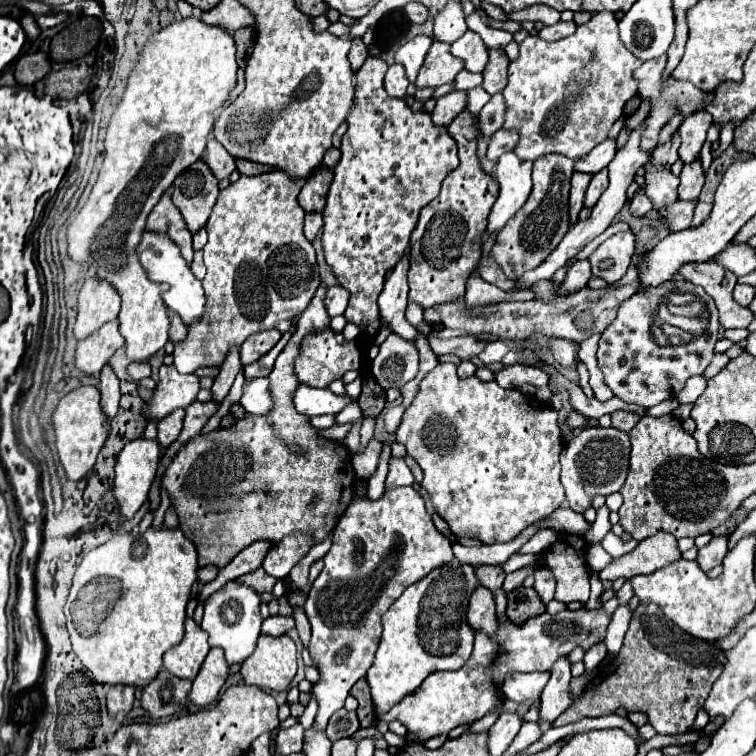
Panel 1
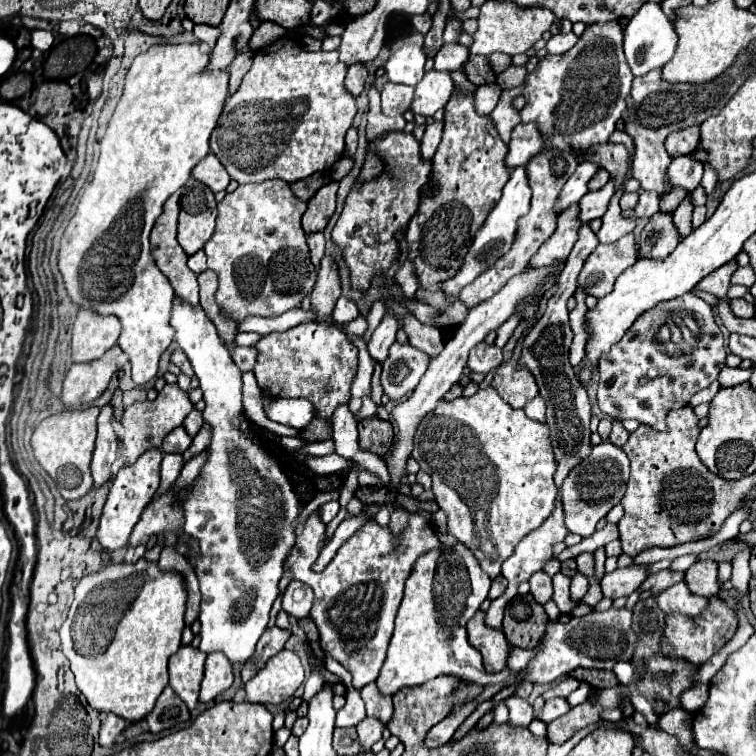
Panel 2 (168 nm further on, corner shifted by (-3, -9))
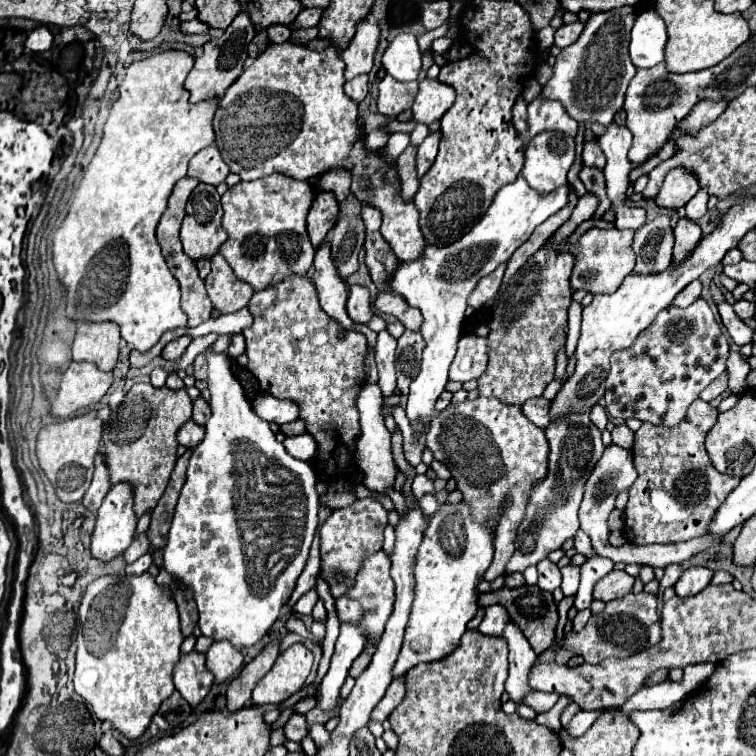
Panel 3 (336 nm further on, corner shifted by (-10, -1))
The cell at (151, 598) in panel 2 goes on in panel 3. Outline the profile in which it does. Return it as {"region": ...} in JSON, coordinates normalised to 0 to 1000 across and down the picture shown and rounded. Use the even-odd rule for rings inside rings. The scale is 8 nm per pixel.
{"region":[[[189,758],[189,761],[165,761],[163,766],[152,763],[152,761],[136,761],[126,769],[120,769],[110,784],[110,792],[107,792],[107,800],[104,800],[104,824],[97,835],[99,840],[99,848],[102,848],[102,885],[99,885],[99,914],[120,933],[123,943],[134,951],[134,954],[147,954],[147,959],[160,967],[165,975],[171,978],[181,978],[192,970],[192,964],[197,962],[200,956],[200,948],[210,940],[210,933],[216,930],[216,925],[221,925],[226,917],[229,917],[229,880],[237,874],[237,856],[242,851],[242,837],[239,837],[239,821],[237,821],[237,806],[234,806],[234,798],[231,792],[226,790],[226,782],[224,776],[218,774],[208,774],[205,771],[205,763],[200,758]]]}

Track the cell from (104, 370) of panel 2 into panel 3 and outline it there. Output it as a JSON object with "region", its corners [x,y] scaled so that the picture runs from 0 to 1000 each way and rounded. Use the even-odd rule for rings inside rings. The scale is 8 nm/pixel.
{"region":[[[97,478],[83,493],[75,528],[67,533],[67,546],[94,552],[102,541],[126,536],[147,512],[147,491],[134,491],[126,480]]]}

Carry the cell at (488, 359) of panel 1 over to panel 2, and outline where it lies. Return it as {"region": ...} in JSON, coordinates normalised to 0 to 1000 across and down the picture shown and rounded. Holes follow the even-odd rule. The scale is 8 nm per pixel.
{"region":[[[635,454],[624,462],[616,485],[627,493],[648,493],[651,488],[656,488],[664,480],[664,462],[659,462],[656,456],[646,456],[646,454]]]}

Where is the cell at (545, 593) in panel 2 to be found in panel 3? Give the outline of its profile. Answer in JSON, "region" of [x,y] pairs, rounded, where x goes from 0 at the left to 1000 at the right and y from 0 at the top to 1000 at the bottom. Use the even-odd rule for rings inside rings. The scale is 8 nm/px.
{"region":[[[718,739],[713,742],[710,747],[710,755],[713,755],[713,776],[718,782],[734,782],[739,774],[742,774],[742,758],[739,758],[739,750],[734,745],[729,745],[726,739]]]}

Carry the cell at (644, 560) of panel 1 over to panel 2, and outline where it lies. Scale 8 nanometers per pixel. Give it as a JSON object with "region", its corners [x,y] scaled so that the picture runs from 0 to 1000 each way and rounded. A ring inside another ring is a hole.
{"region":[[[833,747],[828,753],[815,753],[796,763],[796,787],[810,795],[817,790],[831,790],[854,769],[854,763],[854,747]]]}

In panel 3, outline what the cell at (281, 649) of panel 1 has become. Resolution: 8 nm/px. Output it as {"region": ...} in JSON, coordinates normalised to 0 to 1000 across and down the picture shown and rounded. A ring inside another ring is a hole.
{"region":[[[401,851],[385,853],[366,869],[358,888],[337,906],[335,930],[374,930],[388,917],[401,911],[411,880],[414,864]]]}

